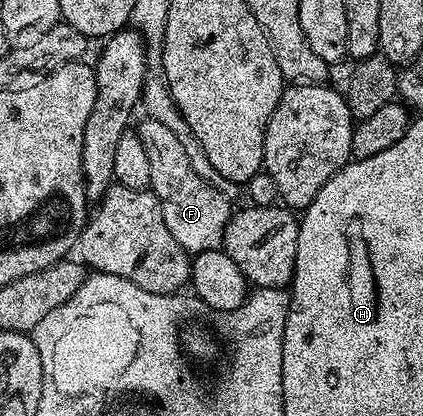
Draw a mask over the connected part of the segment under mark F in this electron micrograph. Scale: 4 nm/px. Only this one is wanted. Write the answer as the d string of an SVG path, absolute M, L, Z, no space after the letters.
M144 117L137 127L141 144L145 144L145 153L149 156L149 189L157 196L161 212L165 216L165 228L173 232L173 240L181 244L188 255L218 250L223 245L225 228L233 213L232 199L226 198L217 188L213 188L204 178L193 172L189 156L177 136L165 128L160 121Z

